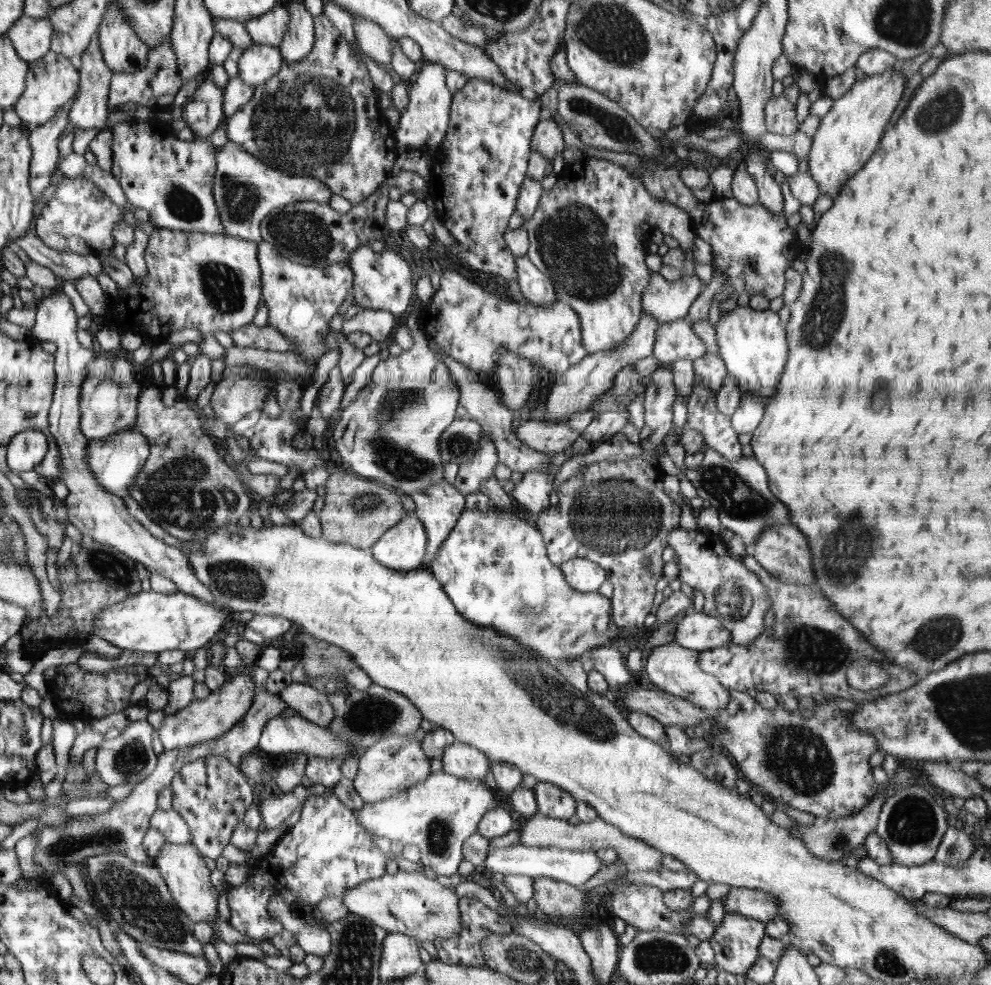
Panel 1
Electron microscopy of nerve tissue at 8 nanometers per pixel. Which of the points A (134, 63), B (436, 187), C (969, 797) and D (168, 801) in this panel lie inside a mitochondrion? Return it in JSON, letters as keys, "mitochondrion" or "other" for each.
{"A":"other","B":"other","C":"other","D":"other"}

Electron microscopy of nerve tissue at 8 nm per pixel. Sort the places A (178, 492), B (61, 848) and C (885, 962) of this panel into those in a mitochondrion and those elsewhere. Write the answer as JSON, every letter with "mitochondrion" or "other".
{"A":"mitochondrion","B":"mitochondrion","C":"mitochondrion"}

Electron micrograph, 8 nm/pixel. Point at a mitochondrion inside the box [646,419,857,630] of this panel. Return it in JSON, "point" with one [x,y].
{"point":[739,498]}

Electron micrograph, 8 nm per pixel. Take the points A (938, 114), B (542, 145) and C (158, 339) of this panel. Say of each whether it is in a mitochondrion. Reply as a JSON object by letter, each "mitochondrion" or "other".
{"A":"mitochondrion","B":"other","C":"other"}

